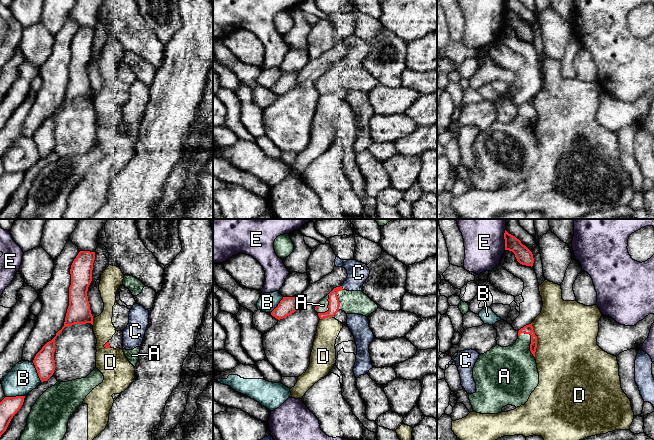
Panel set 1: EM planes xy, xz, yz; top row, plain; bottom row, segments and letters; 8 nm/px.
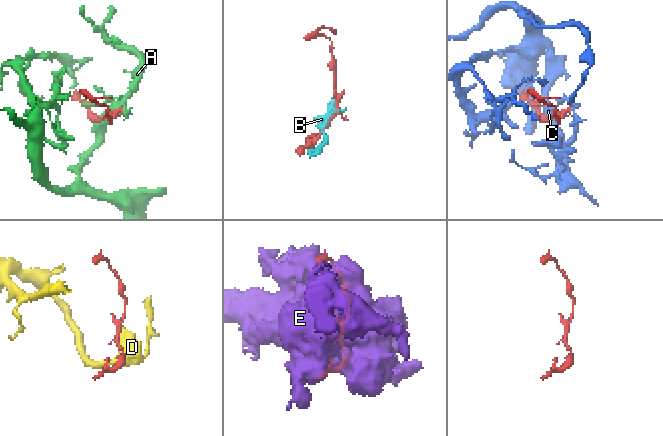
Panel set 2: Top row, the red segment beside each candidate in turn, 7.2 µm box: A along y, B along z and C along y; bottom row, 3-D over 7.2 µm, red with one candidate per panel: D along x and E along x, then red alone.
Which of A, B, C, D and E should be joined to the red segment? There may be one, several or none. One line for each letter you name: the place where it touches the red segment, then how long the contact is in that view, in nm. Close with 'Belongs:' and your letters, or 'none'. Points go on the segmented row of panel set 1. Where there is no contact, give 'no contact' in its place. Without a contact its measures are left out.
A: meets red in yz at (531, 342); contact 240 nm long
Belongs: A

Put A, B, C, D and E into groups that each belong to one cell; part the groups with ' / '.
A / B / C / D / E

